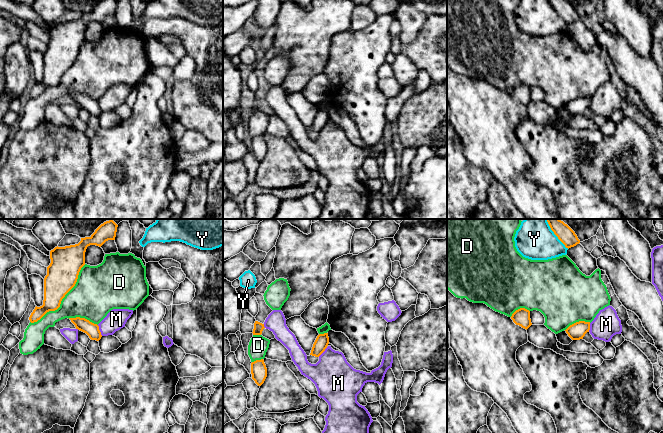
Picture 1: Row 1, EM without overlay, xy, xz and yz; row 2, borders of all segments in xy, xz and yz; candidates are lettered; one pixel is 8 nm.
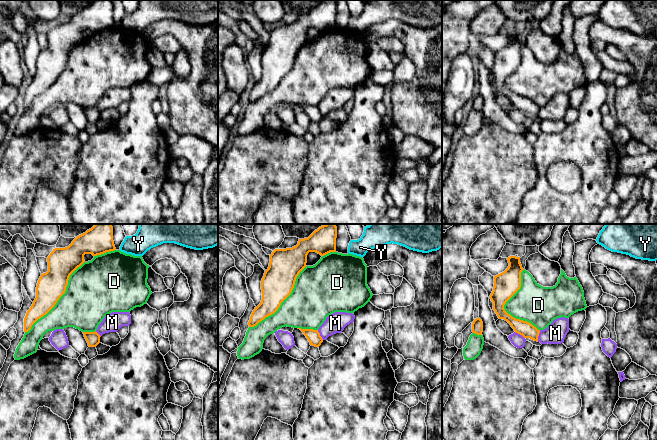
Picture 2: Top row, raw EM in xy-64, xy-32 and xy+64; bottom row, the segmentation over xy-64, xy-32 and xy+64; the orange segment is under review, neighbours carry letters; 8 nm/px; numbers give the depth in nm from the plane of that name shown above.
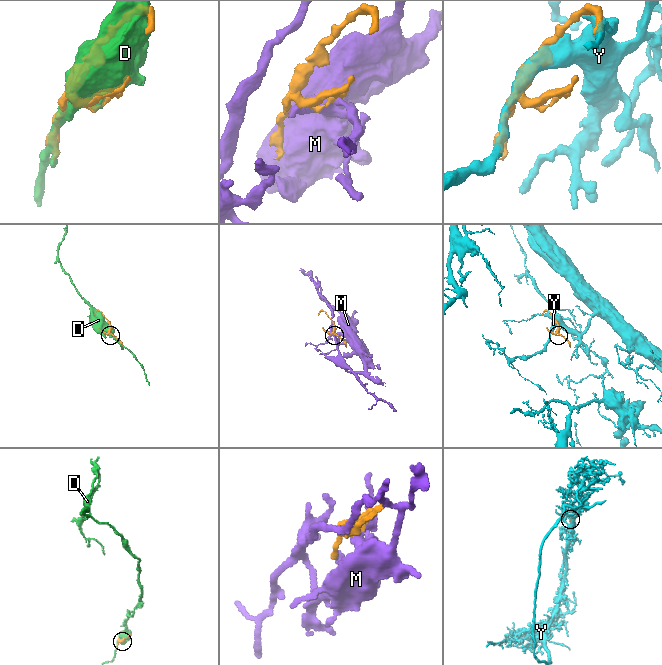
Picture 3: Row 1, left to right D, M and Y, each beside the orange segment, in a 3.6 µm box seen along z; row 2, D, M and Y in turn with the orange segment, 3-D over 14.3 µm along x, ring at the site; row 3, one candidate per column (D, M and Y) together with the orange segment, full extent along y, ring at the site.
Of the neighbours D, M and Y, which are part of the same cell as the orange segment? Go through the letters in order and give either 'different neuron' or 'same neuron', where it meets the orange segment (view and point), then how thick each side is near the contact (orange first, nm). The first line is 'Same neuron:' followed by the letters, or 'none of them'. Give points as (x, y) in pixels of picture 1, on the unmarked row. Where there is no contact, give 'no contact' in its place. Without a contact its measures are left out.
Same neuron: M
D: different neuron | xy (62, 74) | 260/360 nm
M: same neuron | xy (99, 106) | 110/160 nm
Y: different neuron | yz (557, 12) | 140/280 nm

